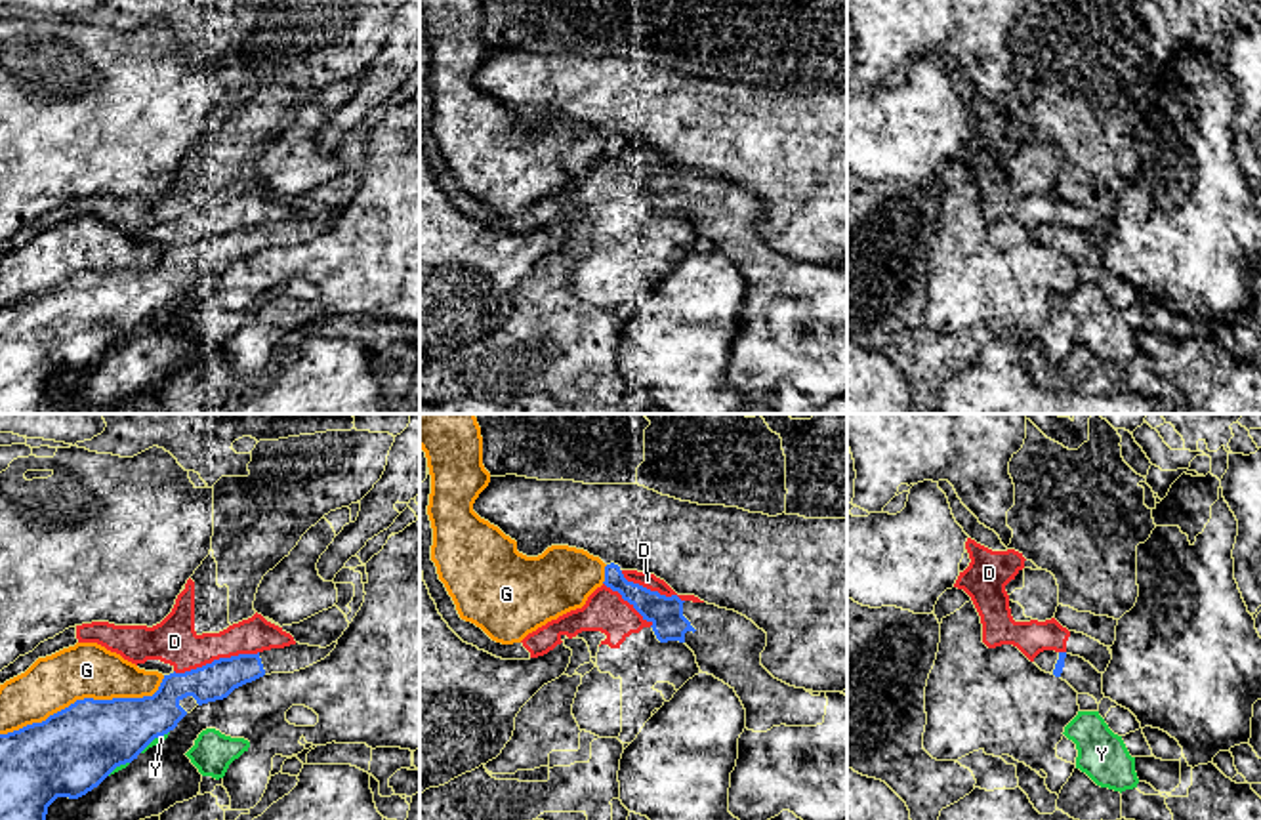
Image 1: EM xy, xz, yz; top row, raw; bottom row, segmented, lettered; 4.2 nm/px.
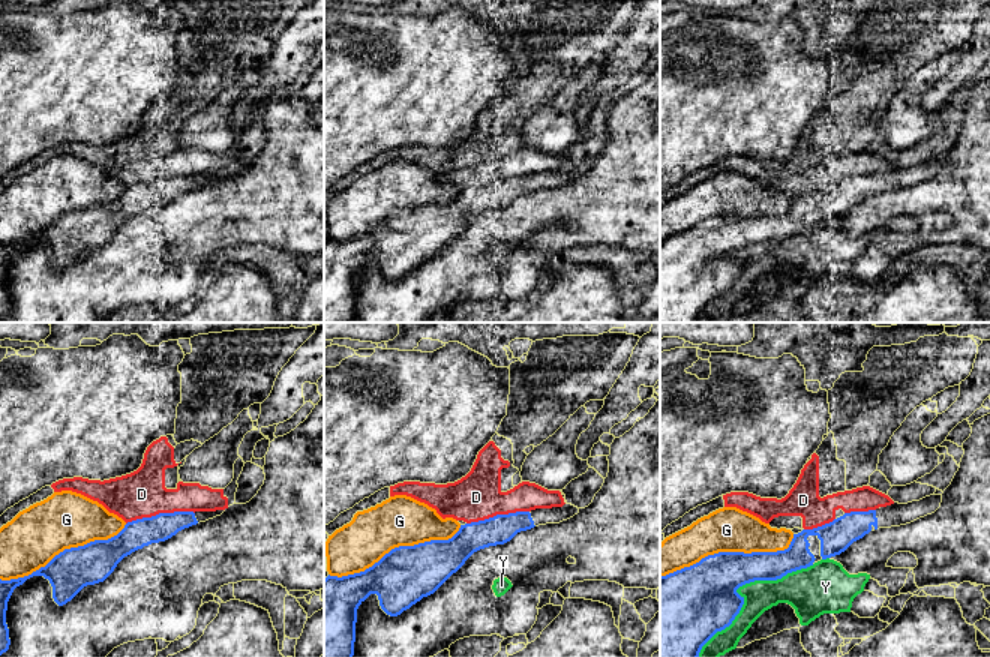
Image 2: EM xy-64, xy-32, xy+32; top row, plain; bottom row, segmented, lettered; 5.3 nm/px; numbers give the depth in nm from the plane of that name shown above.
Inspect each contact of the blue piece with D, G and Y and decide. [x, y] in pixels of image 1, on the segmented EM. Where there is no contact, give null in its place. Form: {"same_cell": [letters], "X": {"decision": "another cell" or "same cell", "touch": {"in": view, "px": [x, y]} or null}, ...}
{"same_cell": [], "D": {"decision": "another cell", "touch": {"in": "xy", "px": [216, 660]}}, "G": {"decision": "another cell", "touch": {"in": "xy", "px": [84, 698]}}, "Y": {"decision": "another cell", "touch": {"in": "xy", "px": [153, 738]}}}

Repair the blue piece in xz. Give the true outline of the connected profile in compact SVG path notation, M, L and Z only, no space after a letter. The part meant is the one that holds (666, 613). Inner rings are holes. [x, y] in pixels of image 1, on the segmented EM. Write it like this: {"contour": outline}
{"contour": "M618 564L605 566L607 587L618 591L643 620L651 622L660 643L685 643L696 656L702 673L729 685L746 709L746 728L738 738L738 759L731 772L729 812L738 820L771 820L782 810L801 820L847 820L847 696L841 692L813 692L775 679L761 666L767 633L746 616L708 603L666 597L639 584L628 582Z"}

